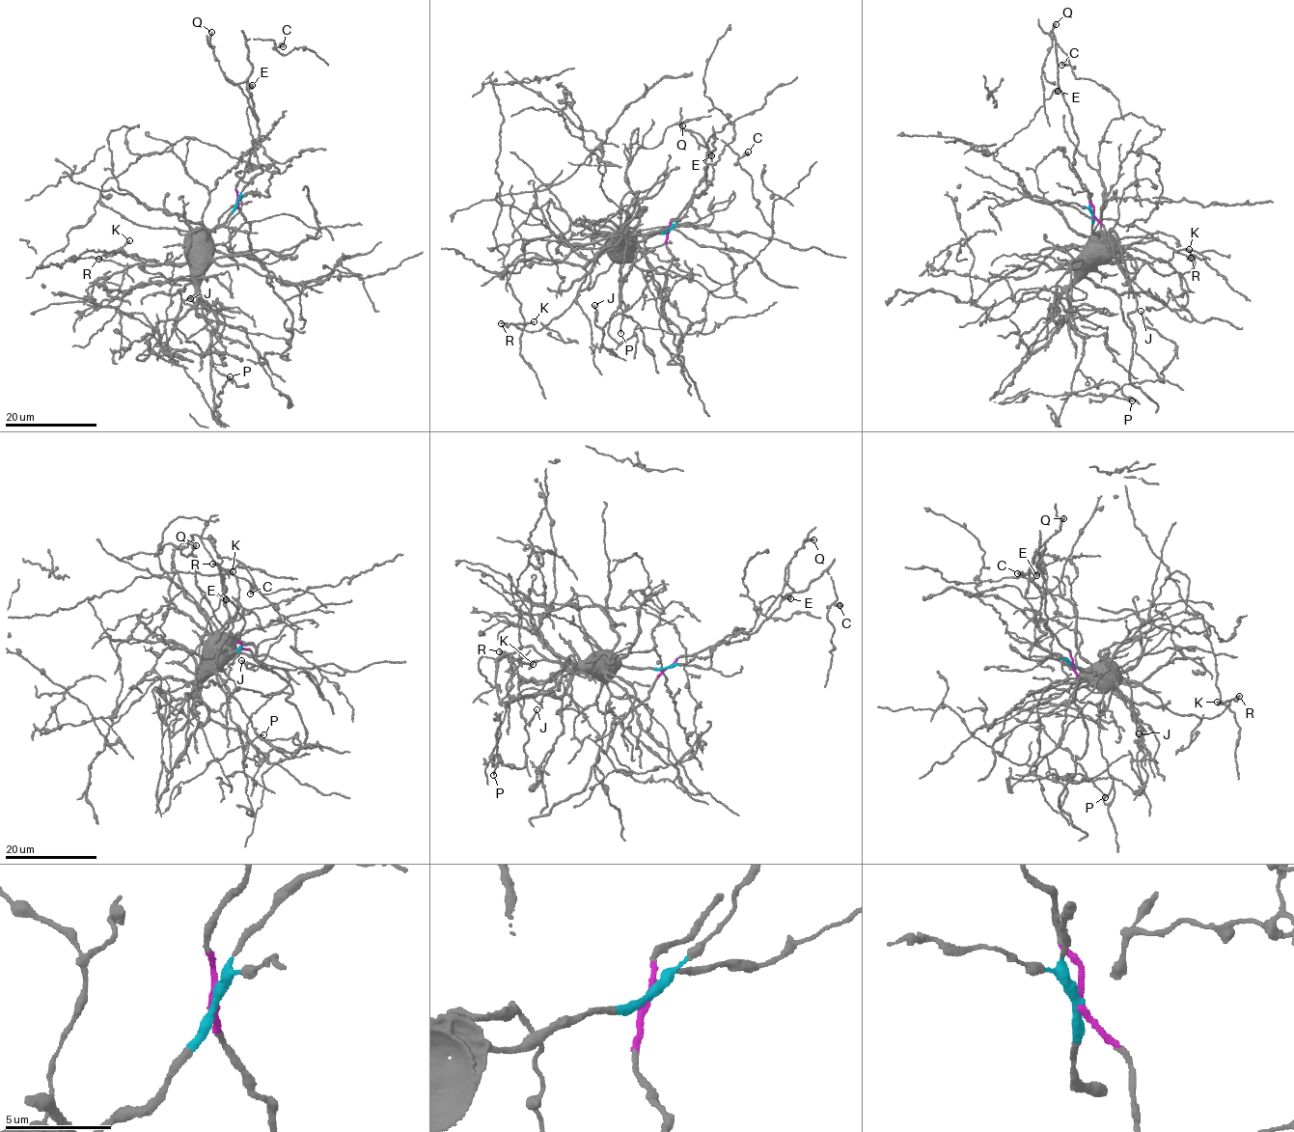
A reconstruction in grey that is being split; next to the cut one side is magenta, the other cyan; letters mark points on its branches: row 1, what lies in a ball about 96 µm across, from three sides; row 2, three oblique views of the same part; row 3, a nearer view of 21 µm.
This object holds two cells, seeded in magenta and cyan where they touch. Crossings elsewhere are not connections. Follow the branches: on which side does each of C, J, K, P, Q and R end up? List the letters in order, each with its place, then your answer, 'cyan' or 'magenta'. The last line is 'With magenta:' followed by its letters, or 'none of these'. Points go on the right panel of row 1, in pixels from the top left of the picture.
C: (1061, 65) | magenta
J: (1141, 311) | cyan
K: (1189, 249) | cyan
P: (1132, 400) | cyan
Q: (1056, 24) | cyan
R: (1191, 258) | cyan
With magenta: C

